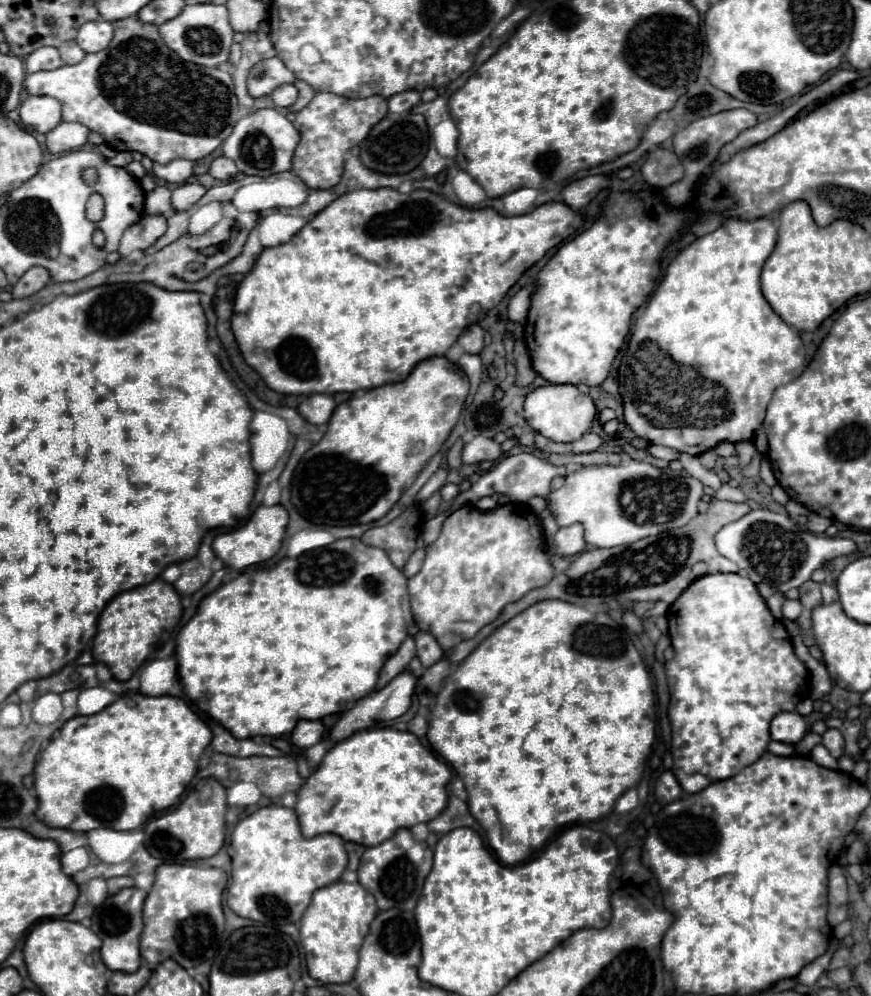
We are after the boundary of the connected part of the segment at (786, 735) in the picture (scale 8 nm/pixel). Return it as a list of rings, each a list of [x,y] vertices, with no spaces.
[[[781,711],[771,721],[771,739],[775,741],[795,745],[797,741],[803,739],[805,733],[807,733],[807,723],[797,711]]]

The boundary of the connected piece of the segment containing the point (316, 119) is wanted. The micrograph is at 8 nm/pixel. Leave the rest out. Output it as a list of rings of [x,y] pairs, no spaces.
[[[315,93],[311,103],[301,109],[293,121],[293,125],[301,131],[301,141],[293,157],[291,173],[301,177],[311,189],[329,189],[337,185],[343,173],[343,153],[359,145],[369,135],[371,127],[387,113],[387,99],[379,95],[367,99],[347,99],[335,93]]]

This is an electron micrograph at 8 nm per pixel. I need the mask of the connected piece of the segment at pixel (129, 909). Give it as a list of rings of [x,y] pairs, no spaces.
[[[135,887],[121,889],[119,893],[107,897],[105,903],[101,907],[97,907],[93,917],[91,917],[91,931],[95,931],[99,935],[99,939],[103,941],[101,959],[111,971],[135,973],[141,965],[139,935],[143,931],[141,909],[143,909],[145,897],[147,897],[147,891],[141,891],[141,889],[135,889]]]

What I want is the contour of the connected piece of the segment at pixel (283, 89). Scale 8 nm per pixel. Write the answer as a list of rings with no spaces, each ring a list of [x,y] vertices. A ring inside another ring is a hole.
[[[281,85],[273,91],[273,105],[279,107],[279,109],[285,109],[285,107],[291,107],[297,99],[297,89],[295,85]]]

